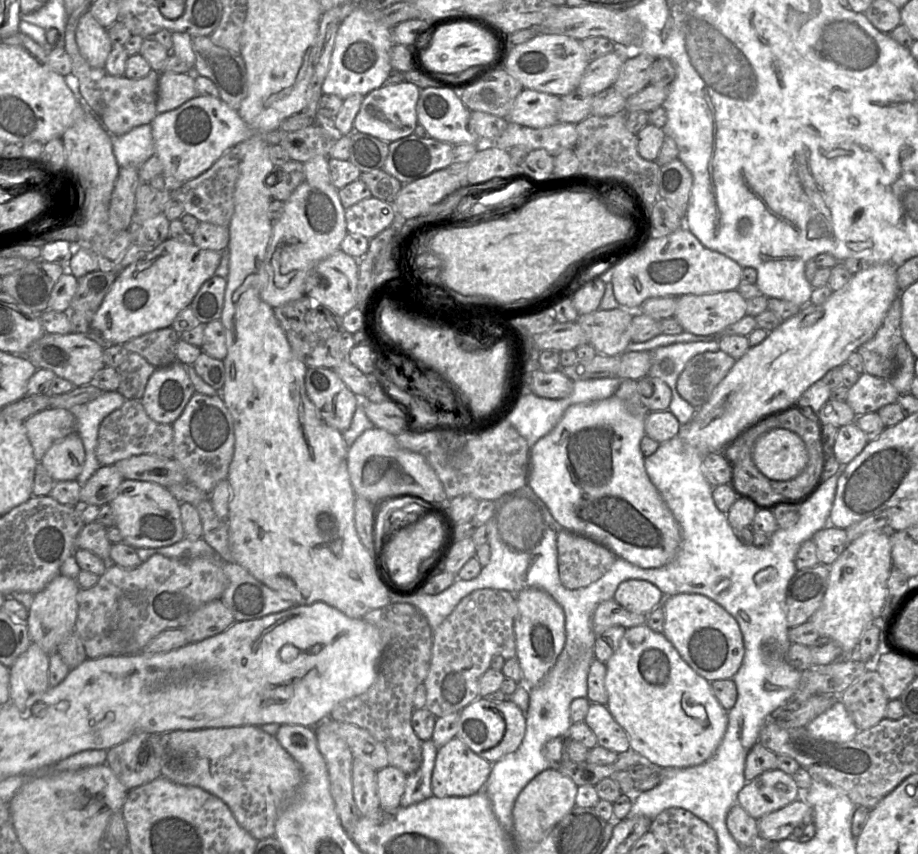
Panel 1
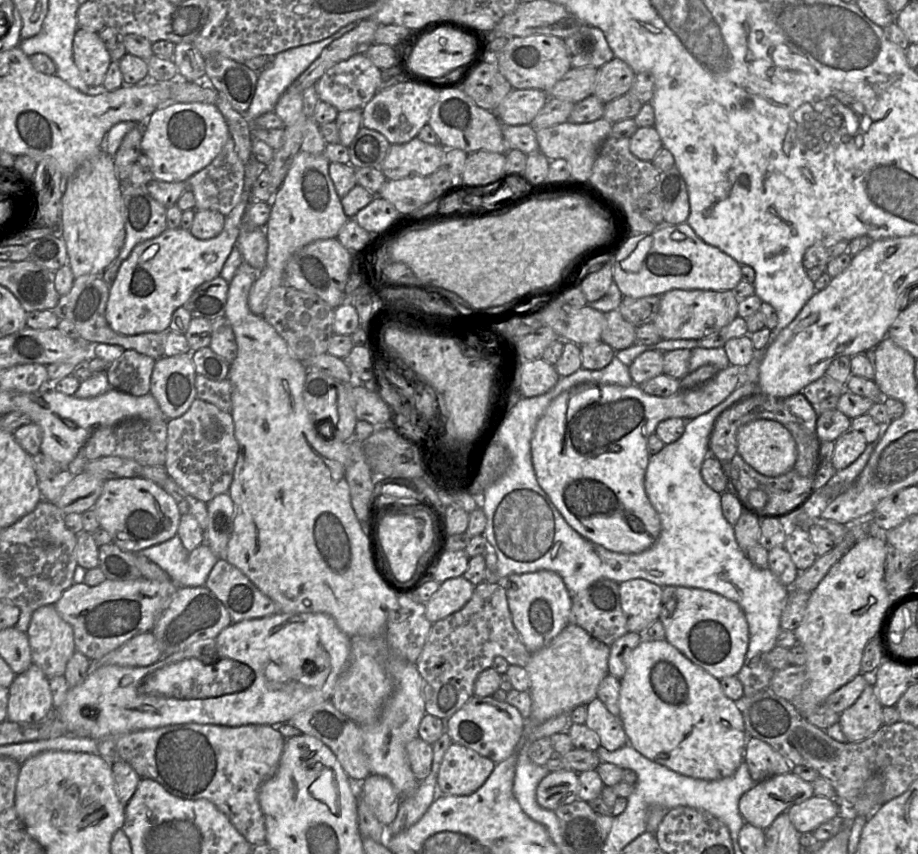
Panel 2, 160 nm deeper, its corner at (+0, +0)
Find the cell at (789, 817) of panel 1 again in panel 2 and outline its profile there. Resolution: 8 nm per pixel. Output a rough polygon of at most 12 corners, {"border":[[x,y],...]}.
{"border":[[813,795],[787,811],[800,832],[841,813],[837,799]]}

